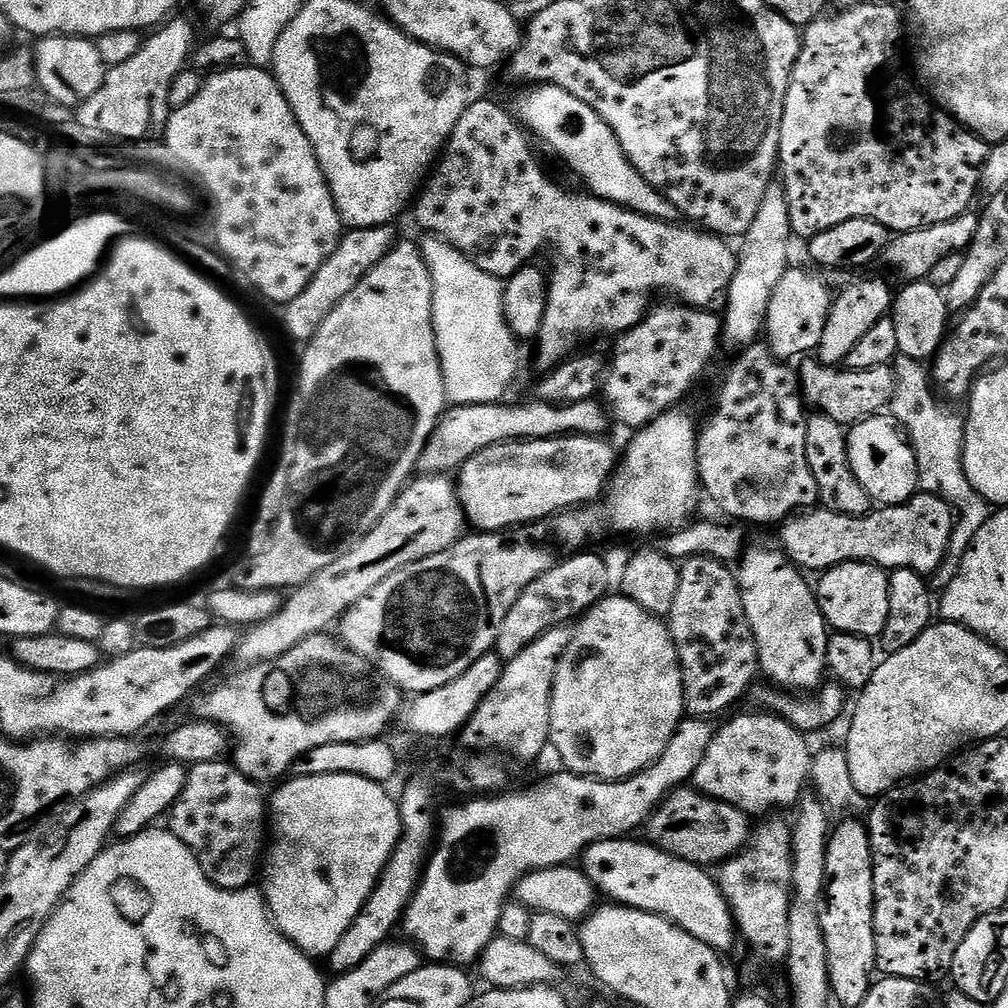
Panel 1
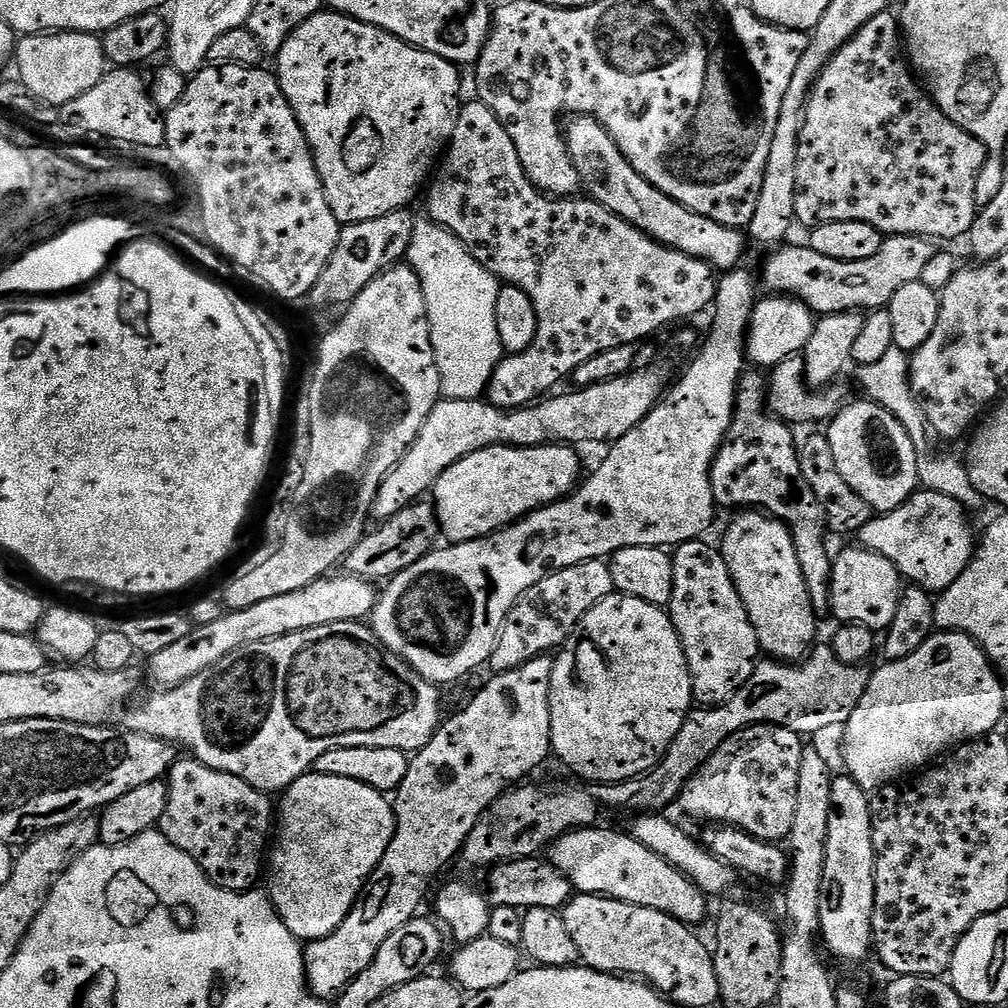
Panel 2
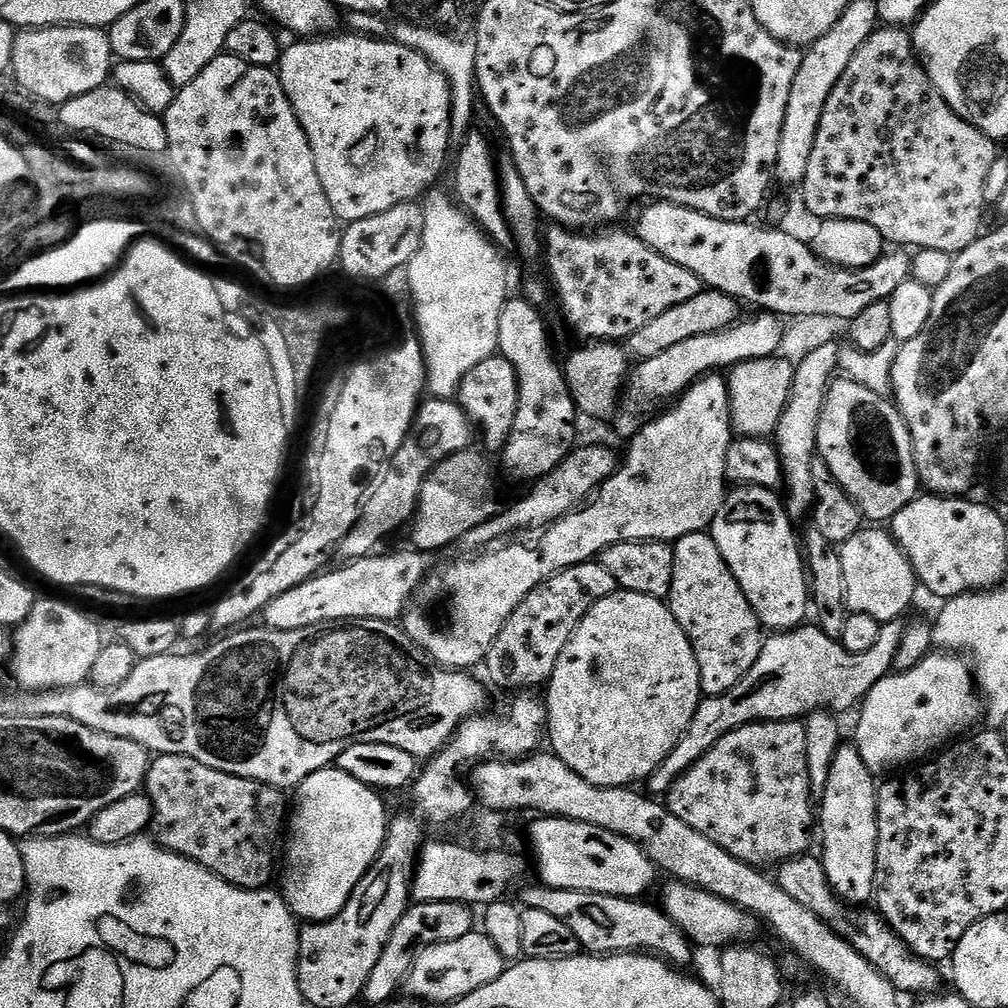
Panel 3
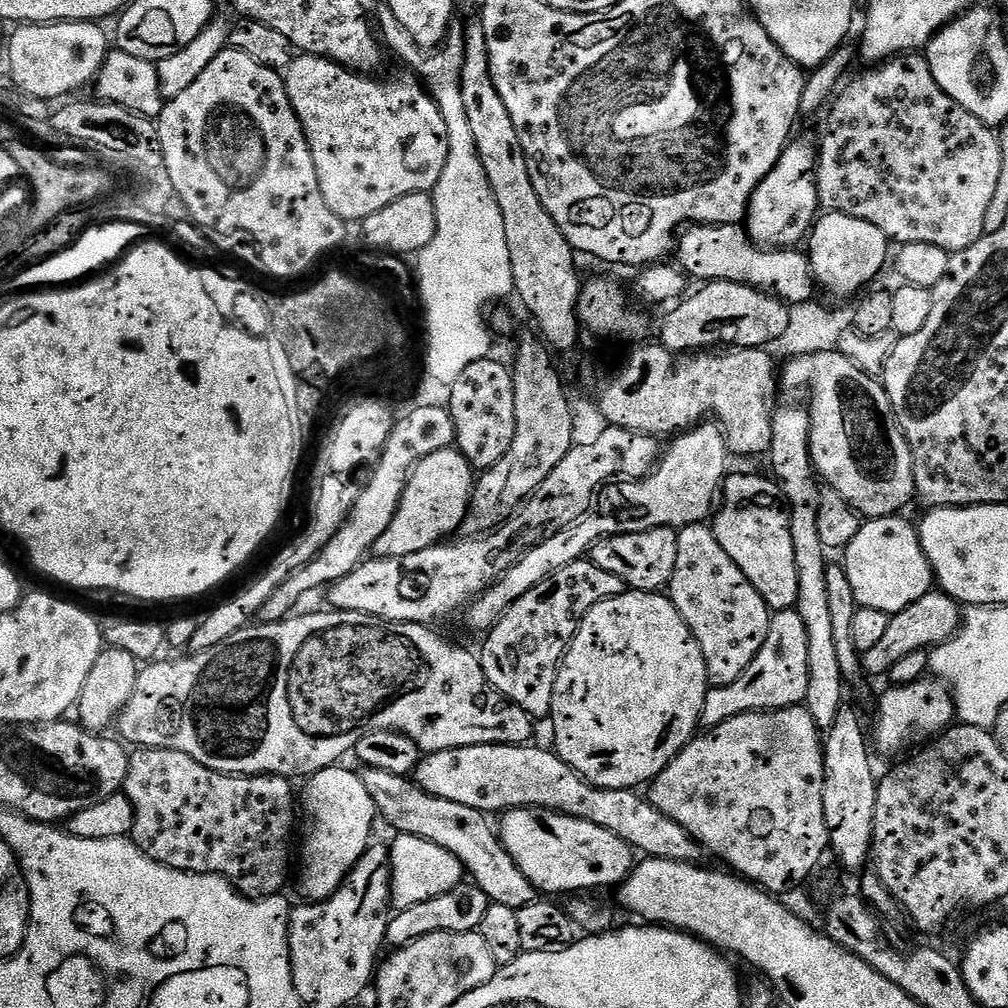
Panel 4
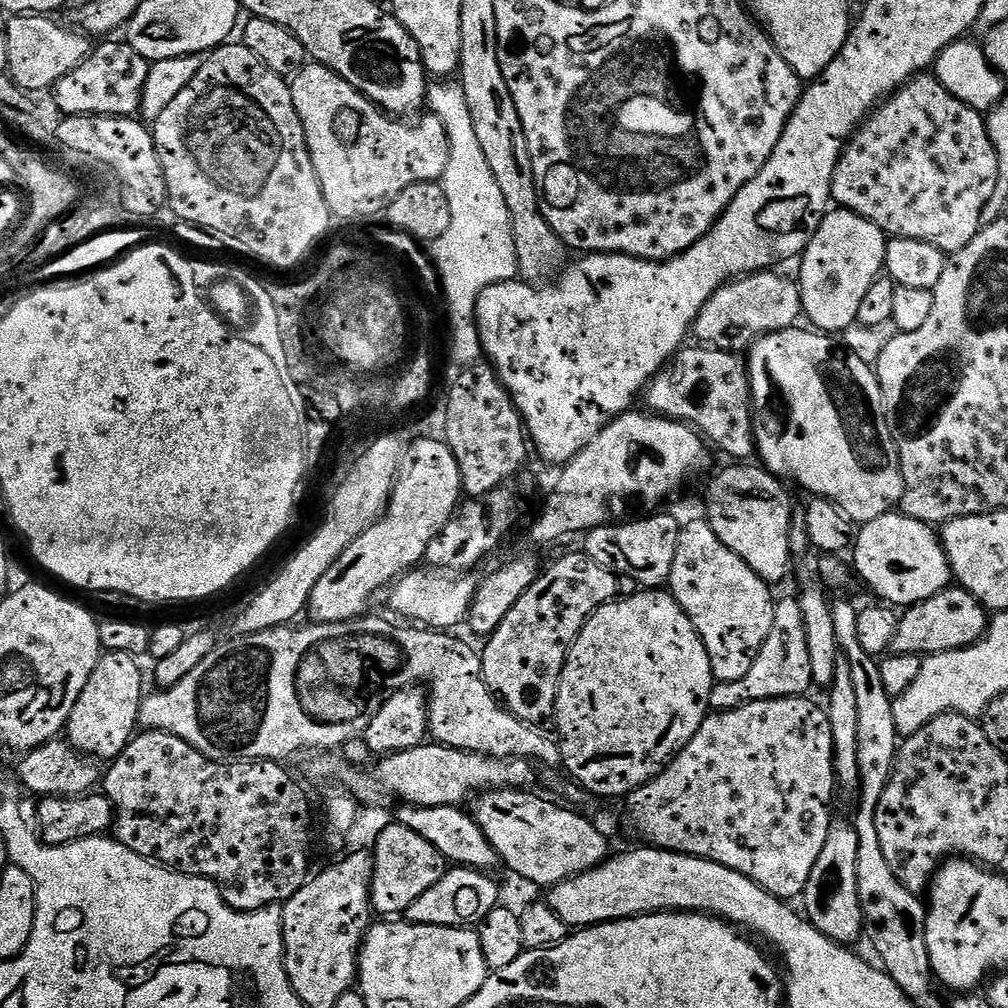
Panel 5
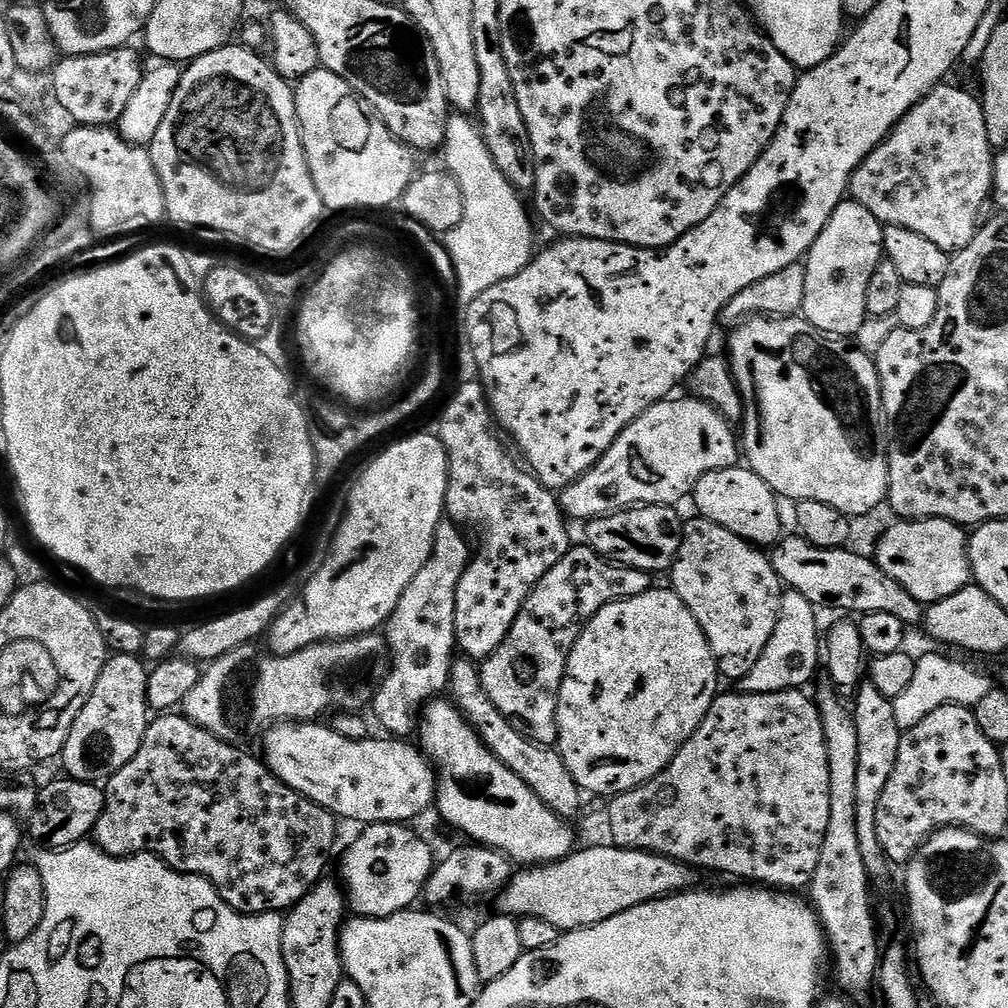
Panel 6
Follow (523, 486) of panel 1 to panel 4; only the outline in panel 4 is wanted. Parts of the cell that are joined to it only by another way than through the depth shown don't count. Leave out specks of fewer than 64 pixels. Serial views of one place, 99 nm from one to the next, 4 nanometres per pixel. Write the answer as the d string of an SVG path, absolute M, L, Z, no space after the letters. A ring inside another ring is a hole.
M455 447L438 450L422 458L422 462L416 464L416 469L408 478L398 510L386 526L386 532L382 534L382 538L378 538L375 555L402 558L406 554L418 554L418 550L433 548L434 545L447 541L451 532L459 533L473 487L474 469Z

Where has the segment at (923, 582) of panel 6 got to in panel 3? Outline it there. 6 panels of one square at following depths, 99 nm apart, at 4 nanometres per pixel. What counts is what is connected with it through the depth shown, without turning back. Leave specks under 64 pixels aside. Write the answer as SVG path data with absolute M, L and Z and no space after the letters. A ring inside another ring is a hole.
M865 526L854 538L839 545L842 558L842 578L846 578L846 598L849 612L870 614L870 618L887 622L900 620L918 592L918 581L906 554L892 537L880 526Z

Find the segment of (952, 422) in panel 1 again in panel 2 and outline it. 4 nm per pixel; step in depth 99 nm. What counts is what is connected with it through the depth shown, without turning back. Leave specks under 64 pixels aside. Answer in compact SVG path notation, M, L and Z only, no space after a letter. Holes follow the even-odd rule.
M898 347L886 350L885 356L879 362L870 362L869 364L859 365L860 384L864 387L863 395L871 400L874 404L880 404L887 412L894 414L894 418L898 418L898 422L902 422L902 426L906 430L906 434L910 434L910 442L914 442L916 447L916 461L918 462L918 474L920 475L920 484L927 491L937 492L938 494L946 494L950 498L957 500L959 504L963 504L965 509L973 510L979 504L982 504L982 497L977 489L970 482L970 476L964 467L964 461L958 455L947 456L944 452L939 452L932 445L934 441L934 433L928 426L928 420L924 417L924 411L919 400L916 399L912 383L910 382L910 374L908 366L910 363L909 353L902 351Z

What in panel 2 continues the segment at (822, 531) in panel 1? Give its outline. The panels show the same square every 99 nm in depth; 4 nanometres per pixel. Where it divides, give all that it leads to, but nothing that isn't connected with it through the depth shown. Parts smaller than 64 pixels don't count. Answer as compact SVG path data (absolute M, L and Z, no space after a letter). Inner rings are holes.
M917 490L902 506L873 515L872 520L866 522L866 526L862 526L858 540L871 552L885 556L900 571L905 581L925 588L927 592L939 594L945 592L958 579L962 570L966 570L966 566L972 561L972 553L978 547L977 537L972 537L972 524L968 521L967 515L969 516L969 513L964 505L959 504L954 498L937 492Z

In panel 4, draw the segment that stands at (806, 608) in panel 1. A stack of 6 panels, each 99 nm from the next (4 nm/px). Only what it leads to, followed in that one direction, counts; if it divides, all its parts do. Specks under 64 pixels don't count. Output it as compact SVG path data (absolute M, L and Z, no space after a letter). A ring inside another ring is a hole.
M740 472L737 476L729 475L725 479L722 485L722 499L714 516L714 531L722 550L726 550L726 554L734 558L738 570L742 570L746 578L750 578L750 586L758 590L769 609L773 613L787 612L795 609L798 598L798 566L794 562L794 538L790 538L794 520L788 515L787 507L775 483L767 475L764 476L747 476L746 473Z

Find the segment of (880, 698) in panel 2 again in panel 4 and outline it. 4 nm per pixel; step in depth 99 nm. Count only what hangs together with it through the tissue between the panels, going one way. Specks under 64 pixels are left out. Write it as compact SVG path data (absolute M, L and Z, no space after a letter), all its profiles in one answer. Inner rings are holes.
M925 678L913 684L892 686L889 689L876 708L874 744L882 751L907 753L936 739L953 723L956 707L952 705L952 694L947 684L935 678Z

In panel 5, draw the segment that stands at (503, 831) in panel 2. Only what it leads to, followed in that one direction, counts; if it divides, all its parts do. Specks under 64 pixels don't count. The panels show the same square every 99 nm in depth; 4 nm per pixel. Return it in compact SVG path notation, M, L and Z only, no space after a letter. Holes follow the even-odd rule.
M949 586L938 594L934 594L934 598L926 598L922 602L903 609L898 622L898 630L894 634L891 651L898 654L914 654L921 658L934 652L953 652L959 648L969 648L971 644L976 644L978 641L983 640L989 628L989 613L984 605L978 602L978 598L971 596L964 588ZM776 600L774 626L770 626L770 634L758 654L754 658L754 666L750 666L746 678L738 678L738 682L713 683L710 694L710 705L713 709L725 712L736 708L739 704L749 704L759 700L773 700L783 696L803 696L810 688L808 670L808 654L802 647L802 621L800 618L800 601Z

